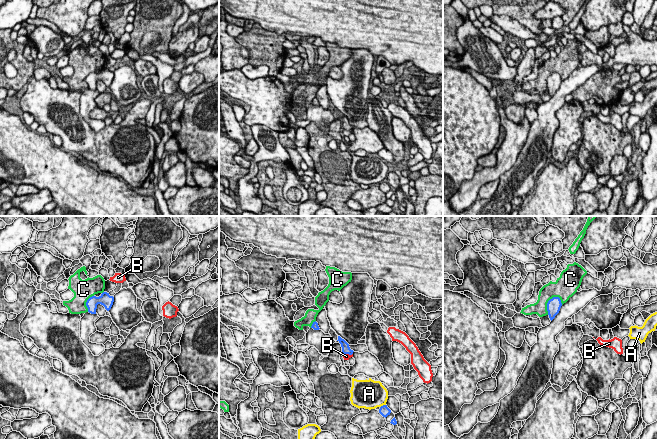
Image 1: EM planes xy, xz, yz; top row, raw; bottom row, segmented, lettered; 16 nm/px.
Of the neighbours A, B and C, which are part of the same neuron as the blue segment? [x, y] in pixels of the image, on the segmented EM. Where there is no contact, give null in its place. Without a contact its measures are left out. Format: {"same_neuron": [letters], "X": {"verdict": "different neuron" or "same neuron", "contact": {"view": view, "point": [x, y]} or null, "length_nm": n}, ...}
{"same_neuron": [], "A": {"verdict": "different neuron", "contact": {"view": "xz", "point": [383, 405]}, "length_nm": 110}, "B": {"verdict": "different neuron", "contact": {"view": "xz", "point": [347, 353]}, "length_nm": 180}, "C": {"verdict": "different neuron", "contact": {"view": "yz", "point": [547, 303]}, "length_nm": 360}}

